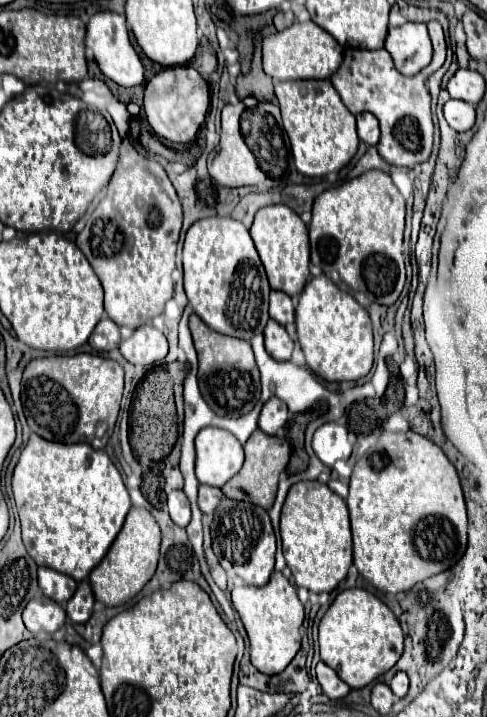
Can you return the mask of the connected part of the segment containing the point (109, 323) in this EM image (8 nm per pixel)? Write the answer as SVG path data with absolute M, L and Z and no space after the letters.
M102 317L102 321L96 325L94 333L88 339L90 347L98 353L108 353L120 345L120 329L110 317Z

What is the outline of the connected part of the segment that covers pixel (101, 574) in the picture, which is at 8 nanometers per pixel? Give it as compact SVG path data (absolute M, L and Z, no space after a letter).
M132 507L110 551L90 575L90 585L92 585L96 601L102 601L108 607L116 607L132 599L152 579L156 571L158 555L160 555L160 527L156 519L152 517L150 511Z

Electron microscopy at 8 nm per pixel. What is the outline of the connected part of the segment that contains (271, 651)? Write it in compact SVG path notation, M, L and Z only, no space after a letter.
M274 571L270 581L262 587L234 587L232 603L250 639L252 665L266 675L284 671L300 649L300 627L304 623L304 605L296 595L296 587L280 571Z

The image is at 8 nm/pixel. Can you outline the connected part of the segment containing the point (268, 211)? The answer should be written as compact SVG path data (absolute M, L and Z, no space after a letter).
M268 205L256 213L250 235L254 239L258 253L260 253L260 259L264 263L270 287L288 293L296 305L299 295L310 277L310 271L308 271L308 265L310 265L308 227L288 205Z

